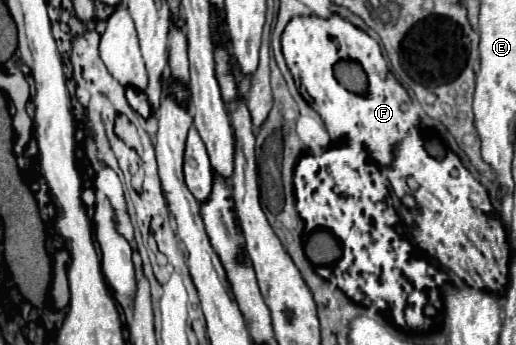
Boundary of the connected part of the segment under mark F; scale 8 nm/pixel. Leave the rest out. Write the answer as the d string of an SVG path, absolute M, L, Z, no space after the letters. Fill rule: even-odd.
M294 17L282 33L282 53L300 95L324 119L334 143L362 143L374 153L374 159L378 159L376 165L388 167L398 141L410 131L420 129L420 119L412 99L408 91L392 77L380 45L368 33L360 31L342 17ZM342 59L352 59L362 65L368 75L368 97L348 93L338 83L334 65Z

